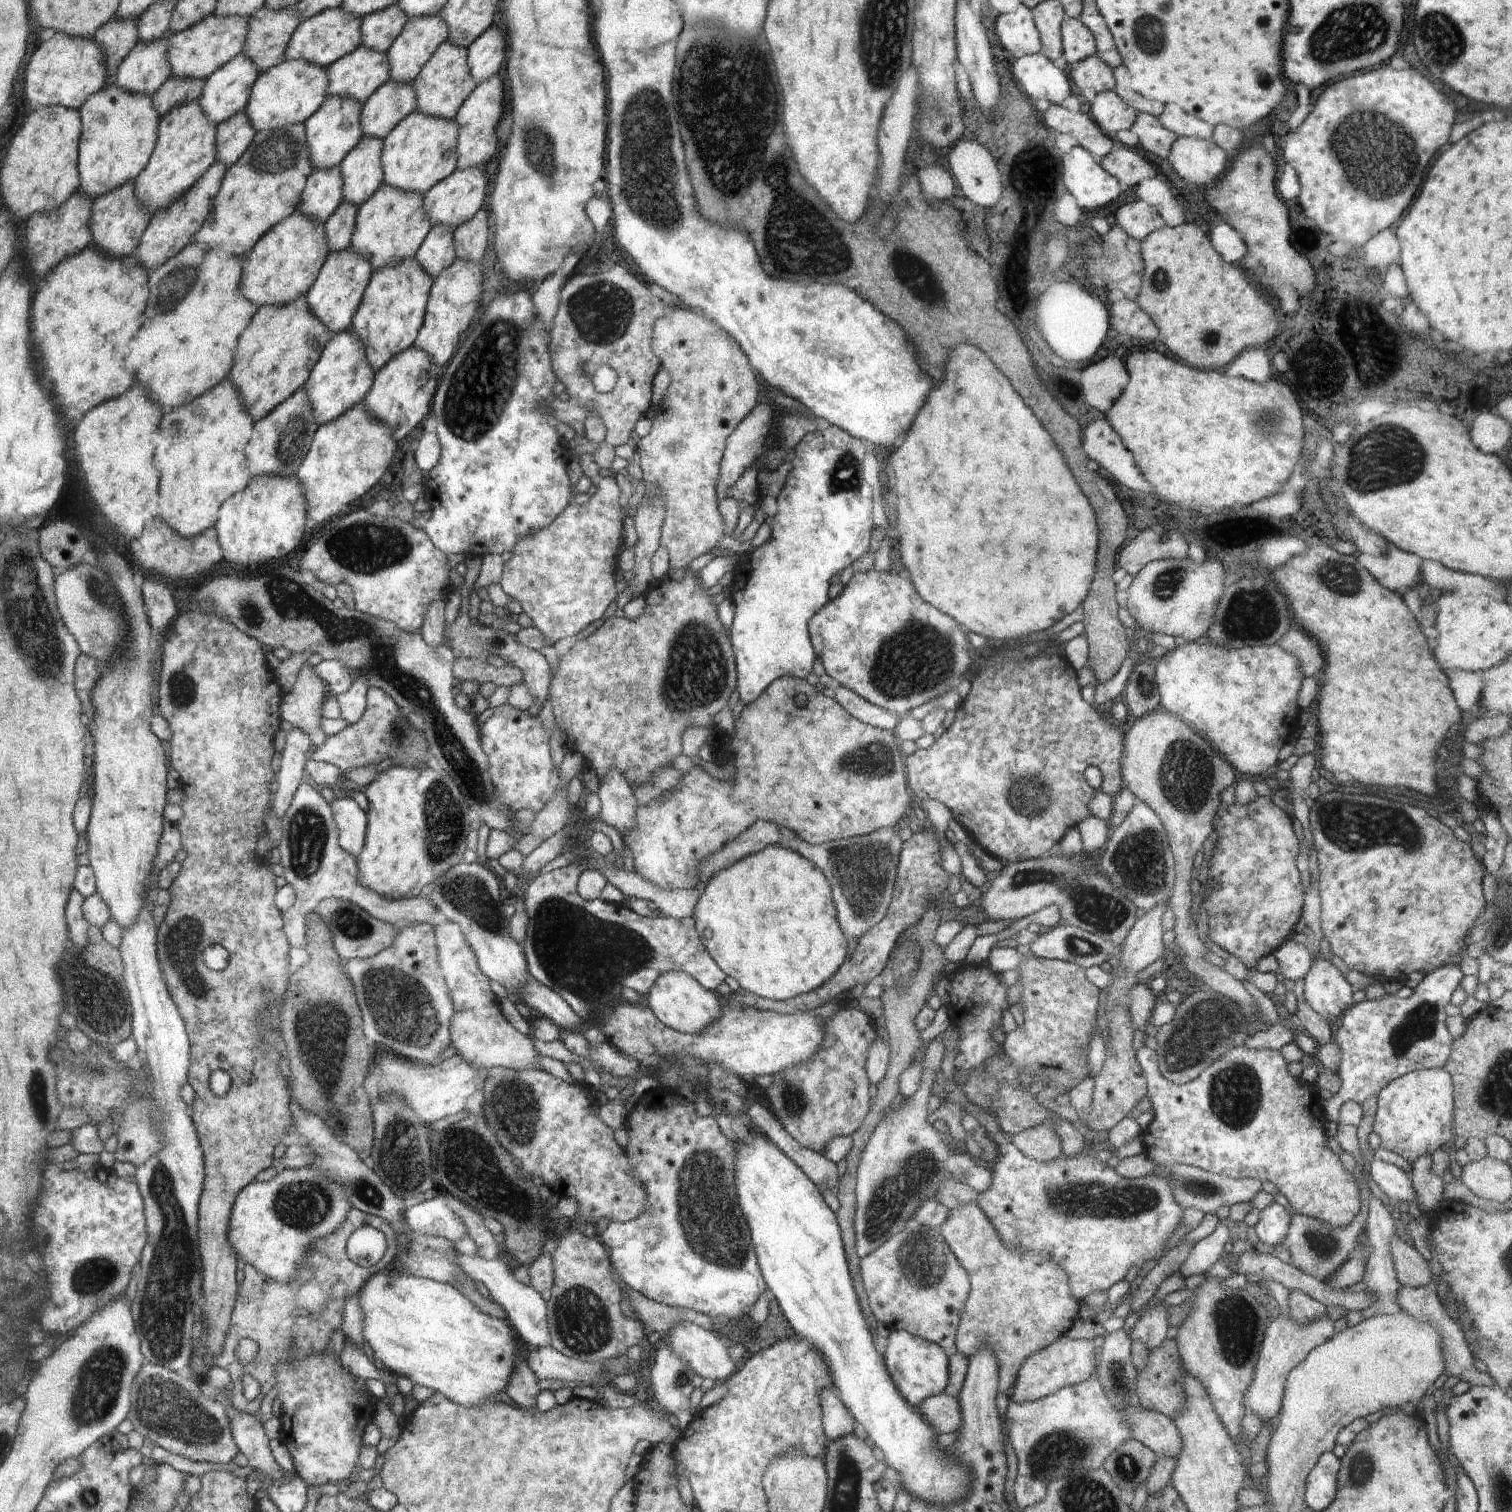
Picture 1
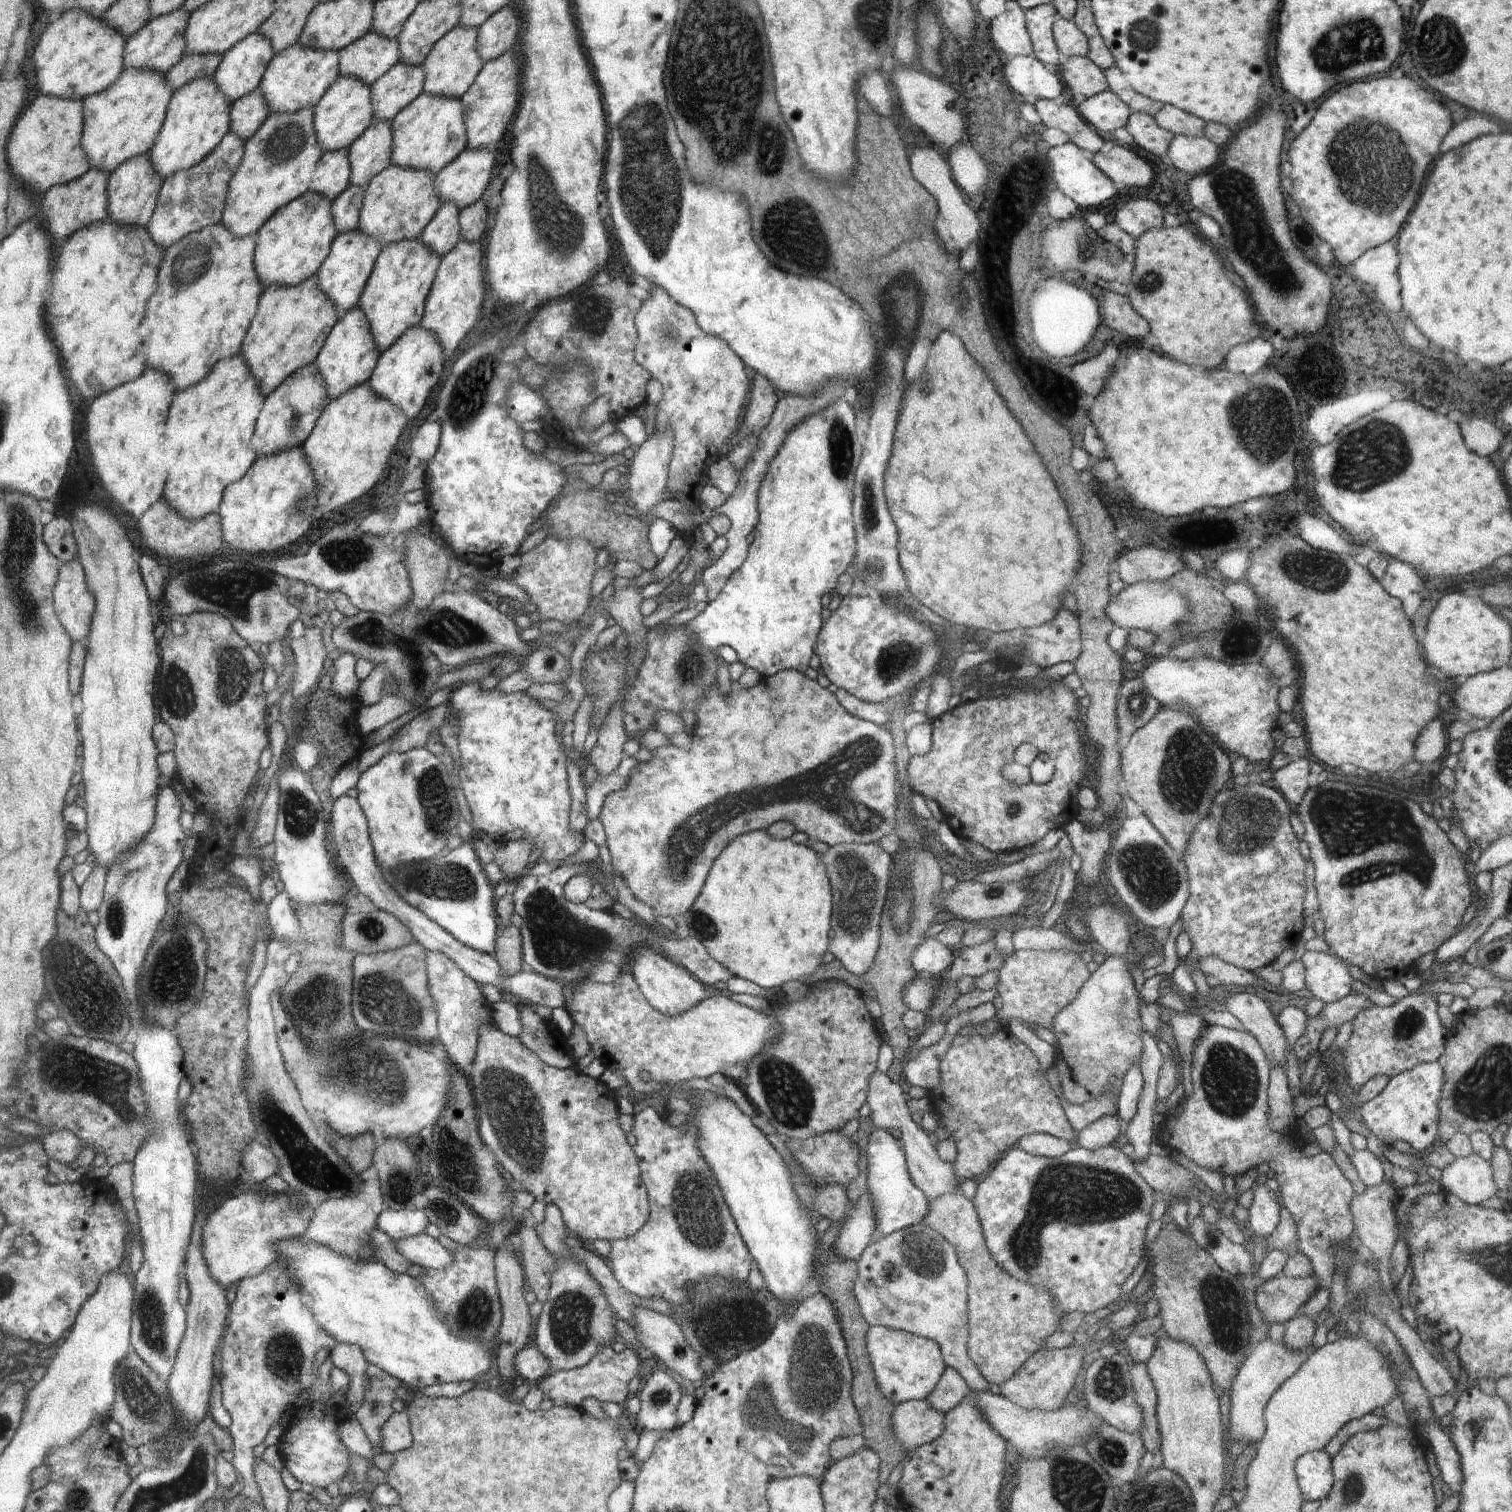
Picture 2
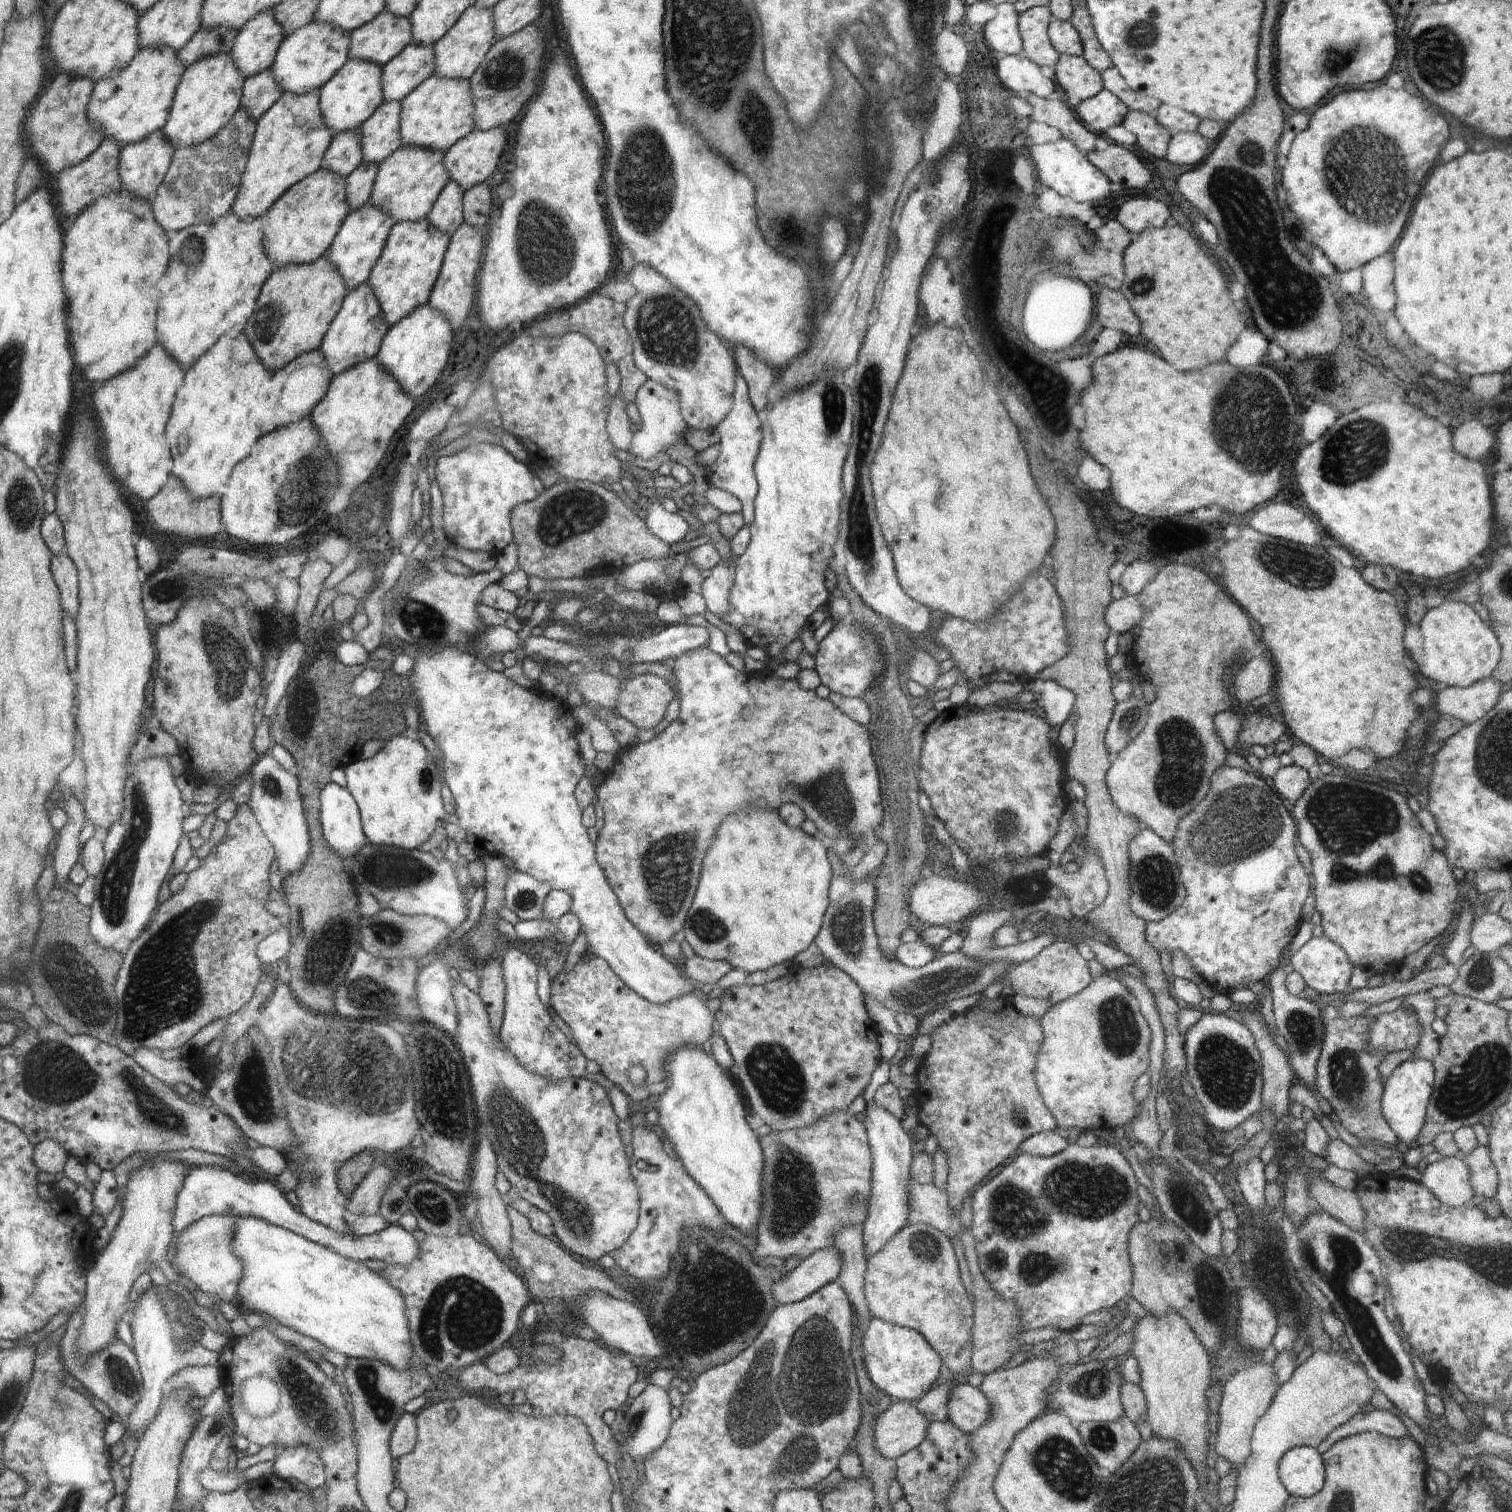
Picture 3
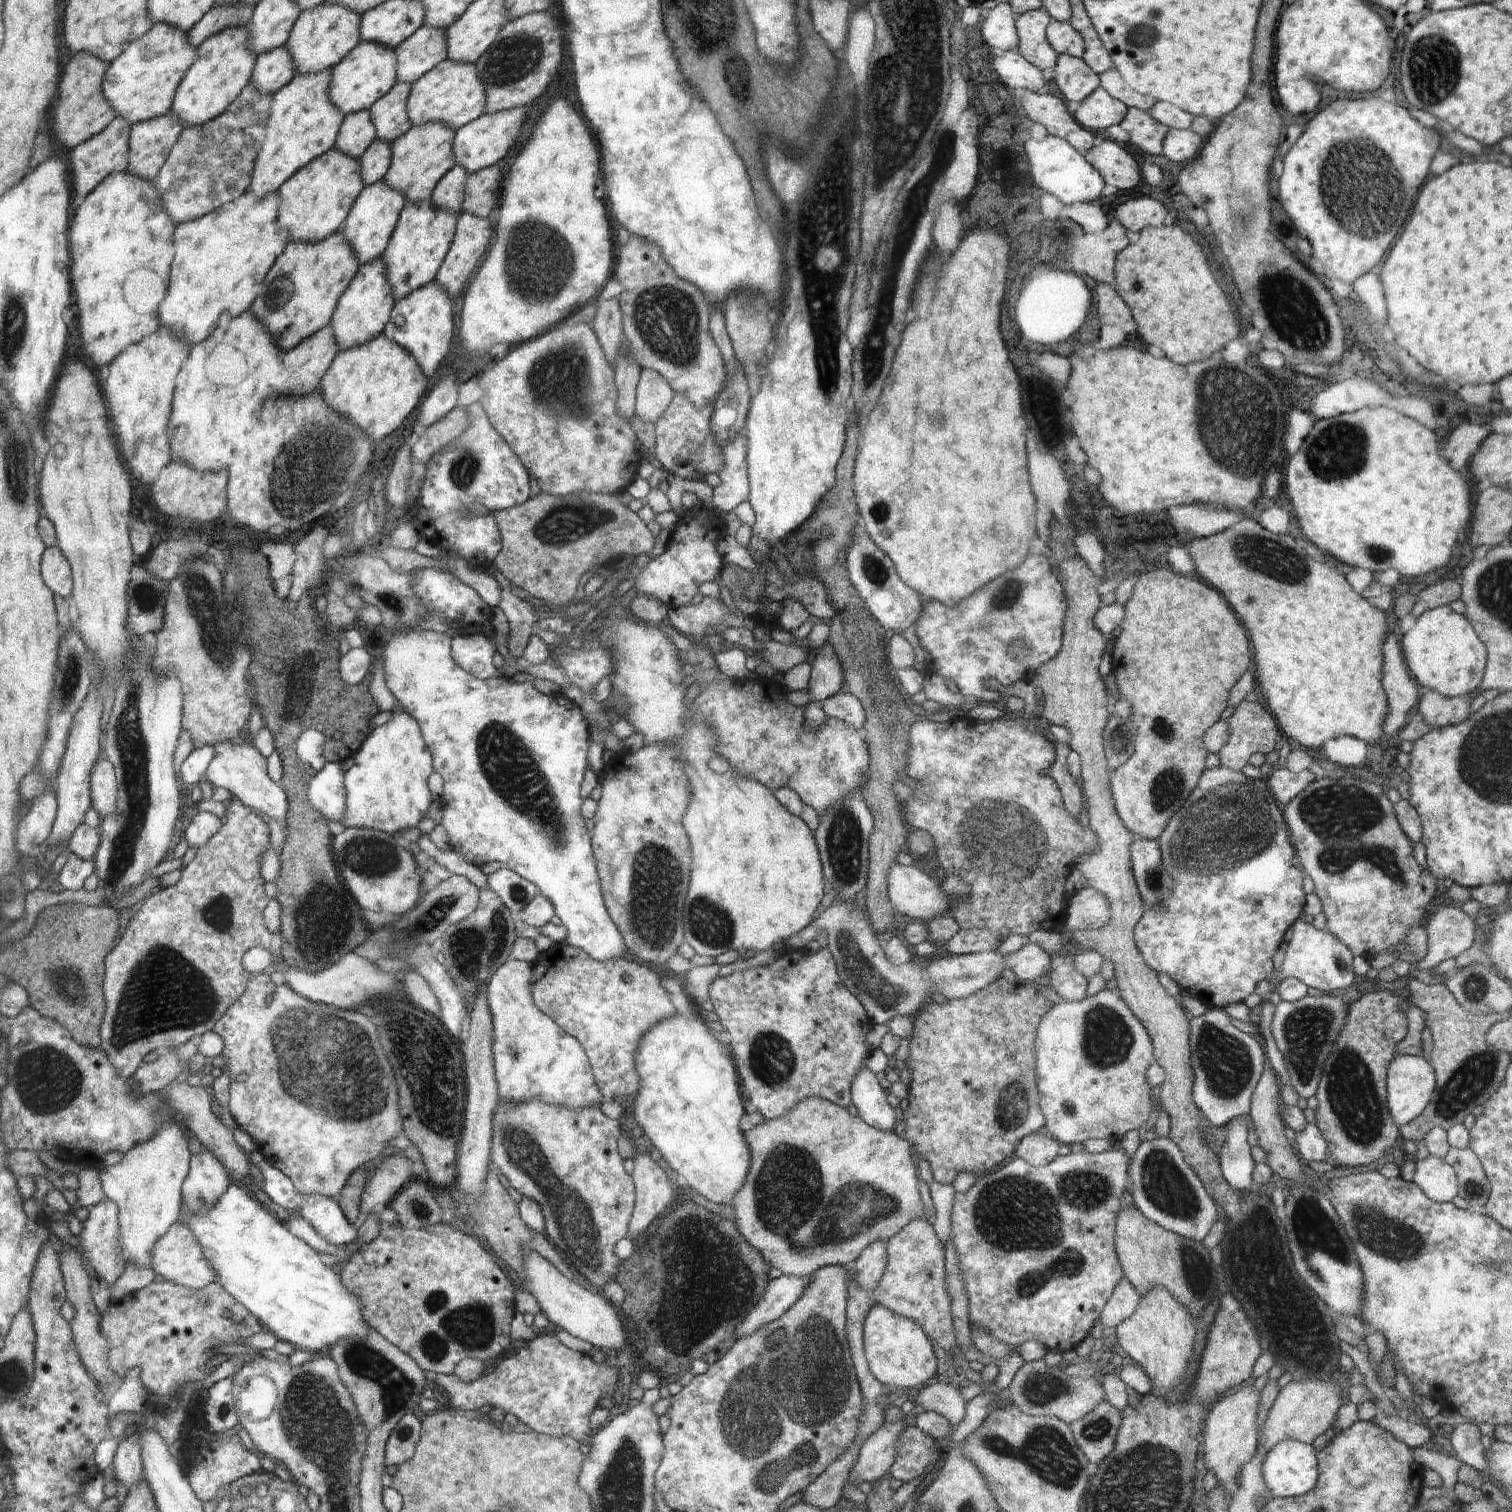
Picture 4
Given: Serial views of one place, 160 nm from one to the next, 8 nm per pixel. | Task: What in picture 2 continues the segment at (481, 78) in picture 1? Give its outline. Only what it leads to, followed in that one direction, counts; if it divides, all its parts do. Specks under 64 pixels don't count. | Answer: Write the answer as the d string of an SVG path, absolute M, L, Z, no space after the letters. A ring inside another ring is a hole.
M510 5L502 7L486 23L482 23L477 28L477 52L482 60L488 62L496 59L510 50L510 46L516 46L516 28L520 32L520 24L520 16Z

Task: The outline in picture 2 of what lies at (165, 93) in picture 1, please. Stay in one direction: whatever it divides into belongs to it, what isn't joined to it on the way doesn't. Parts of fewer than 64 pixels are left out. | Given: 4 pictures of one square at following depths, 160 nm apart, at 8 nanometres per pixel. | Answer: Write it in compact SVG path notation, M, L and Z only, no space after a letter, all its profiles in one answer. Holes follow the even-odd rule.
M190 53L184 55L165 77L173 85L174 90L190 82L195 76L208 76L214 74L224 54L210 53L199 55Z

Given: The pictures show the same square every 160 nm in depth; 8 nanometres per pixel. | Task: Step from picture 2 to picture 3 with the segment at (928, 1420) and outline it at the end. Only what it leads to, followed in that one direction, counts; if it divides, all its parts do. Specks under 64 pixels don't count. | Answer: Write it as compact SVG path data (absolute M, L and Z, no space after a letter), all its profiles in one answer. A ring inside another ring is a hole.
M896 1402L890 1404L885 1410L880 1412L874 1429L874 1446L878 1452L886 1459L895 1459L903 1454L906 1454L917 1446L925 1439L929 1422L925 1416L915 1406L910 1405L908 1402Z

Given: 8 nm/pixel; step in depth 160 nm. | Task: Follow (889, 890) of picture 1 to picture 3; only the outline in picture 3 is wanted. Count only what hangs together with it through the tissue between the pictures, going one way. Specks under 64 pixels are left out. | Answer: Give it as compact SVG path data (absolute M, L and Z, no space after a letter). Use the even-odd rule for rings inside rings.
M848 869L844 876L833 878L830 887L830 906L825 912L820 934L816 938L816 946L822 951L823 958L849 973L862 993L866 992L887 1010L910 1013L920 1020L934 1012L938 1006L947 1006L951 1000L986 993L989 984L996 978L1005 977L1006 972L1010 970L1009 964L1000 959L983 963L974 957L970 958L962 951L939 954L928 964L917 969L902 964L896 958L887 957L879 947L873 923L873 875L862 881L853 881L849 877L851 872Z

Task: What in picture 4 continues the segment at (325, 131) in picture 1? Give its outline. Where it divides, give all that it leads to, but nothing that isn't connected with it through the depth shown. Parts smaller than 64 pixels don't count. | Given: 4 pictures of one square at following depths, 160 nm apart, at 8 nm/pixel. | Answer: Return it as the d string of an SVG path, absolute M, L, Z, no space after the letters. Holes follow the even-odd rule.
M361 41L346 58L333 67L333 82L330 83L329 97L343 113L369 109L378 99L392 90L397 80L397 53L388 45L374 41Z

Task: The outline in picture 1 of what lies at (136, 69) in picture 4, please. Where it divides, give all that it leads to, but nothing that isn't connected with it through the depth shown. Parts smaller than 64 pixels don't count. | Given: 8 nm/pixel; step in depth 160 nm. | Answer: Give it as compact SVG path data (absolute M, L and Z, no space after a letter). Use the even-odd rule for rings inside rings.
M116 78L112 83L108 83L108 85L106 85L102 90L98 91L93 96L90 96L90 99L86 100L86 103L78 109L78 111L81 113L81 124L82 128L84 128L84 132L81 136L80 159L77 164L77 167L80 169L81 179L81 184L77 192L88 195L91 200L97 198L97 196L105 195L108 191L116 190L116 188L121 187L123 184L134 182L134 179L136 179L137 176L145 170L149 159L153 156L153 151L156 150L158 129L160 127L160 118L162 116L159 115L159 112L156 109L156 105L153 104L153 97L148 93L133 93L127 91L126 89L116 85L114 82L116 82Z

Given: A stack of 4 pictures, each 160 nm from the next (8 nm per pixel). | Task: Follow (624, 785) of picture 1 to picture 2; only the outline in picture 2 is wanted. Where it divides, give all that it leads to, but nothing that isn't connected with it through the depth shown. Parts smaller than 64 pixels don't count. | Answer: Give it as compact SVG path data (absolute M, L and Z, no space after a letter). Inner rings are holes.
M618 703L613 710L609 712L608 719L601 726L599 730L597 741L591 749L589 754L589 762L594 764L598 773L610 774L613 770L626 758L626 754L622 746L629 740L629 736L625 731L625 724L623 721L623 704Z

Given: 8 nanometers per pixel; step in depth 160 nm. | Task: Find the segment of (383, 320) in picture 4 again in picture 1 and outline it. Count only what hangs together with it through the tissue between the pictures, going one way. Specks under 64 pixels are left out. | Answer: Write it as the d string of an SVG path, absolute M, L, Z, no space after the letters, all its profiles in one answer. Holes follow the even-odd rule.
M352 326L346 331L332 334L304 390L311 400L311 409L318 426L333 422L334 419L345 414L349 408L362 403L373 386L375 376L376 372L365 355L365 345L358 335L352 332Z

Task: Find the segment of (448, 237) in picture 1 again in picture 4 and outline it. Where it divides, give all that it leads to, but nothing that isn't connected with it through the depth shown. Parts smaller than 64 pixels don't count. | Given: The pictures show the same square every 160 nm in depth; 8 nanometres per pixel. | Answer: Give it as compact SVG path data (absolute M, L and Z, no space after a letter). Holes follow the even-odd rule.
M456 164L454 168L438 182L434 192L432 192L431 201L434 207L450 209L451 211L457 211L463 208L465 184L467 182L468 170Z

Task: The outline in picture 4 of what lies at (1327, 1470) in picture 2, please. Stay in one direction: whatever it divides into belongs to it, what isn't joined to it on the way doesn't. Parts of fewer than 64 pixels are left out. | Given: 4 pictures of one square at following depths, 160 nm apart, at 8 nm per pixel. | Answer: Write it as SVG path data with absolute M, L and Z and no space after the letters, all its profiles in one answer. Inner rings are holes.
M1286 1439L1267 1452L1263 1460L1262 1474L1271 1496L1292 1498L1306 1494L1314 1488L1319 1475L1315 1451L1310 1443Z

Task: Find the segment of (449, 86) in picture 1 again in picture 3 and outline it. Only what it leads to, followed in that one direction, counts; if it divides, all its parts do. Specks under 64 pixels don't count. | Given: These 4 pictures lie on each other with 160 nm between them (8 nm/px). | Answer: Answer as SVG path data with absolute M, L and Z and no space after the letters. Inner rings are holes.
M473 5L464 12L450 30L439 38L433 49L436 56L436 74L441 77L455 79L469 79L484 58L488 49L497 39L496 25L494 24L494 13L492 7L479 7Z

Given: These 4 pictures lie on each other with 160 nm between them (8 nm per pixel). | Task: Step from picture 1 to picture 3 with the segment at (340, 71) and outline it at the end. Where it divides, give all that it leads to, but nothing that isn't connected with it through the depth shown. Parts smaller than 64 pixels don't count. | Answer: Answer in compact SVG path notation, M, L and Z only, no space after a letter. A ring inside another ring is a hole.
M384 10L370 23L350 32L352 42L349 44L349 58L372 61L374 64L384 66L394 55L400 54L413 40L413 23L408 17L394 16Z

